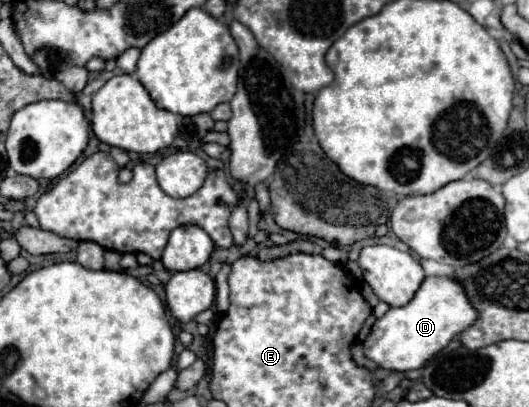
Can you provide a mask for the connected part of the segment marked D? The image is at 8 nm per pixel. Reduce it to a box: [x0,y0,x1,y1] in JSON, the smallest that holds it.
[363,278,477,372]

